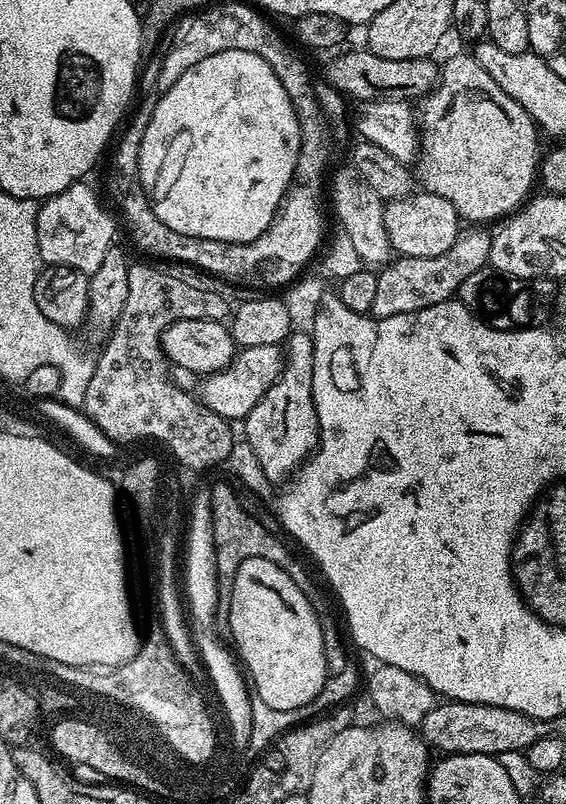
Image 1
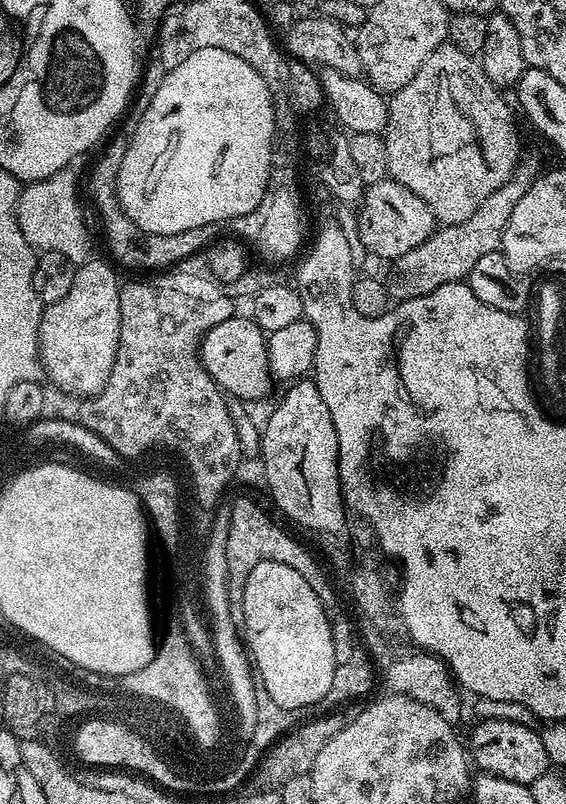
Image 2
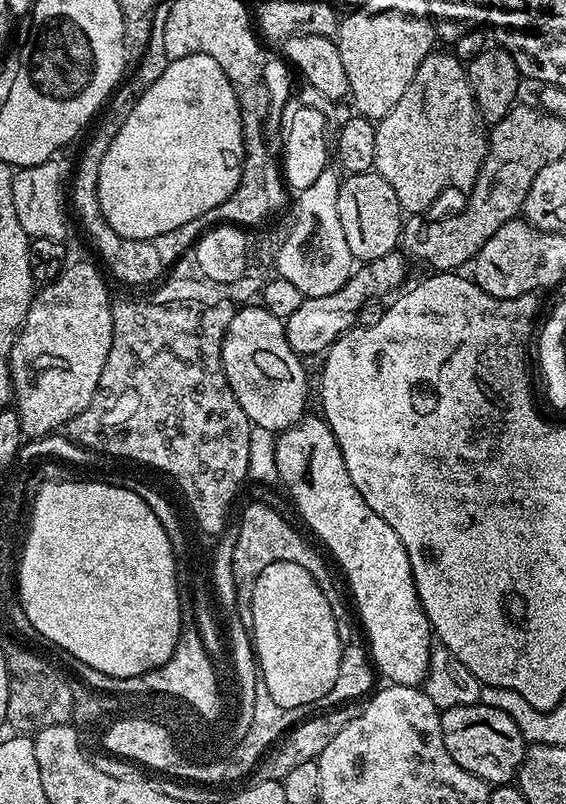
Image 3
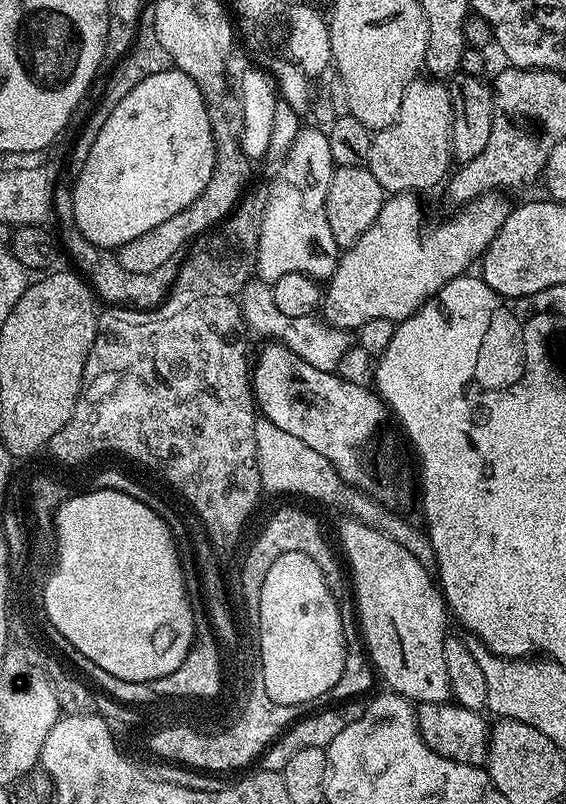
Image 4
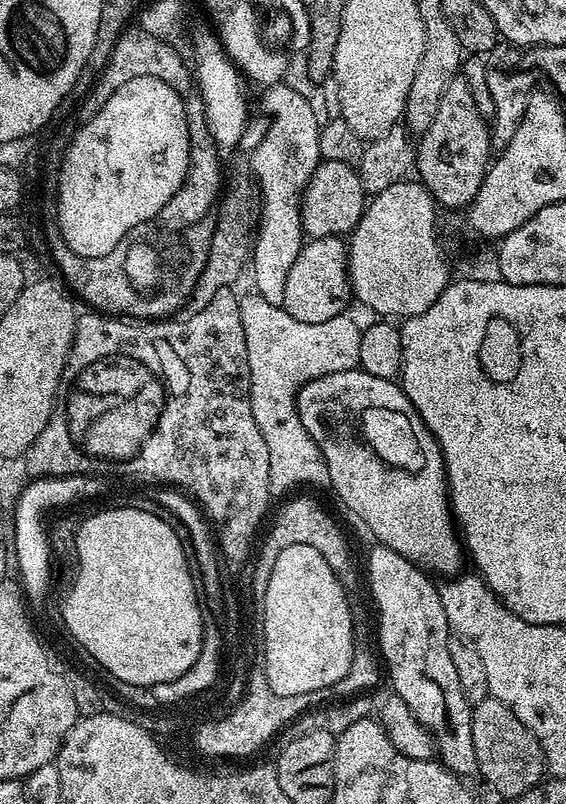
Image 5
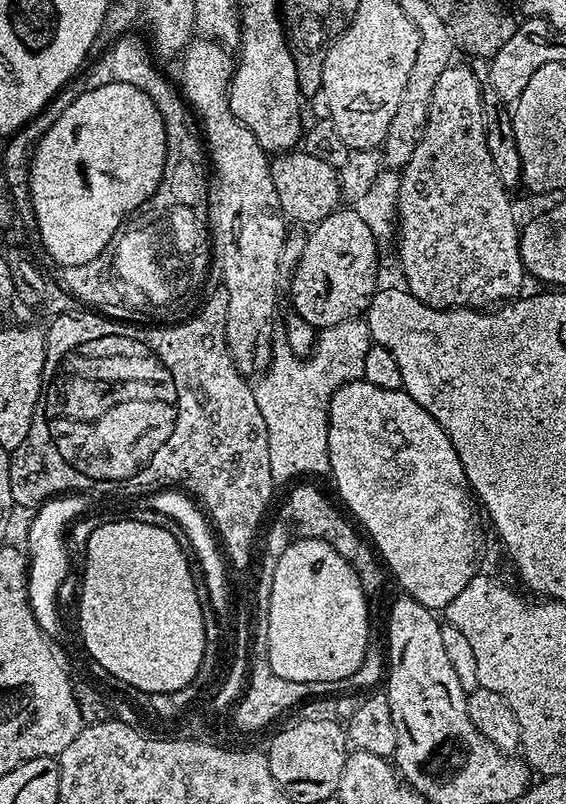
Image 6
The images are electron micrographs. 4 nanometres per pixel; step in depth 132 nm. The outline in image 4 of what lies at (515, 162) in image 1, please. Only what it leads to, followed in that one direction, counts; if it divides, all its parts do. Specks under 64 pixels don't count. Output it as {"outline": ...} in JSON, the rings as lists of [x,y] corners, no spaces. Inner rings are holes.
{"outline":[[[417,78],[402,94],[398,118],[390,126],[379,129],[372,137],[367,168],[388,194],[421,194],[435,184],[443,185],[454,164],[452,150],[452,103],[448,84],[436,78]]]}

